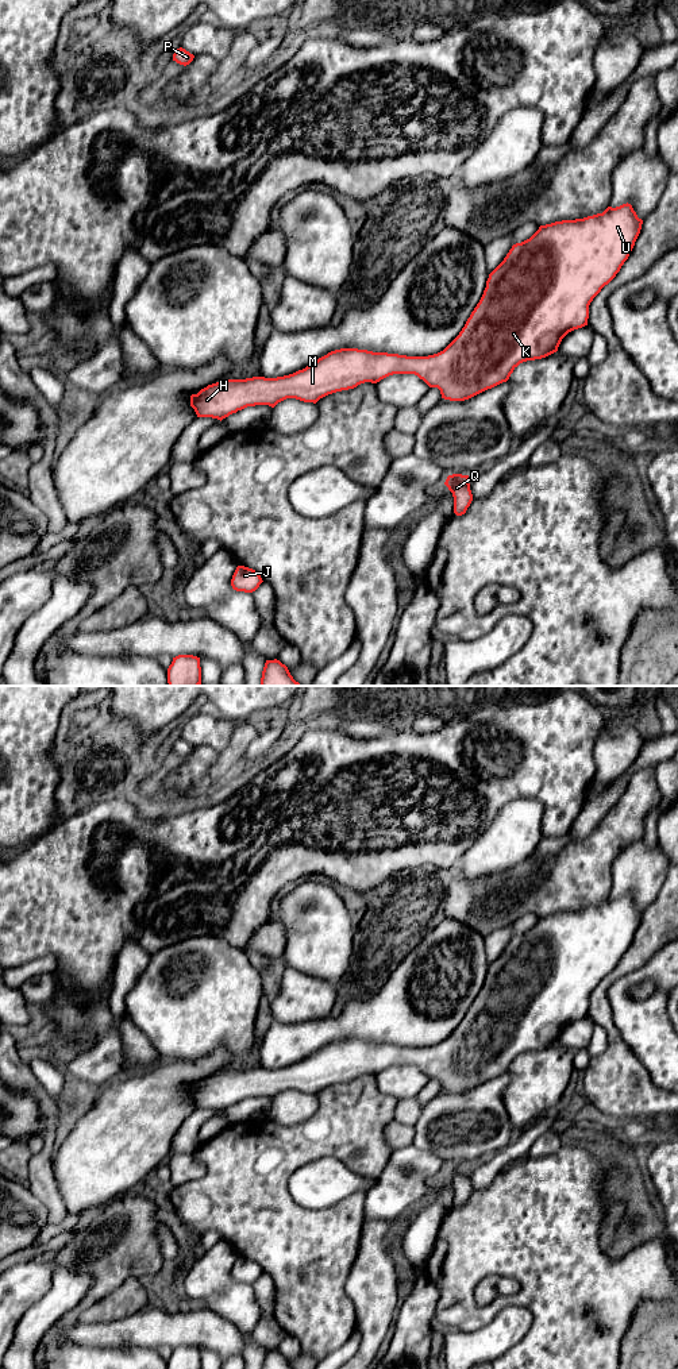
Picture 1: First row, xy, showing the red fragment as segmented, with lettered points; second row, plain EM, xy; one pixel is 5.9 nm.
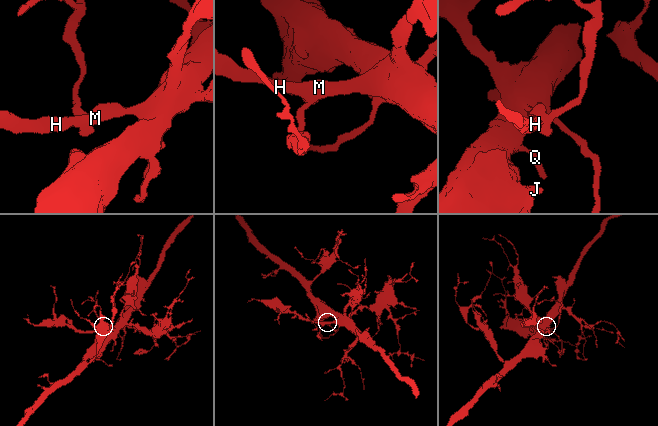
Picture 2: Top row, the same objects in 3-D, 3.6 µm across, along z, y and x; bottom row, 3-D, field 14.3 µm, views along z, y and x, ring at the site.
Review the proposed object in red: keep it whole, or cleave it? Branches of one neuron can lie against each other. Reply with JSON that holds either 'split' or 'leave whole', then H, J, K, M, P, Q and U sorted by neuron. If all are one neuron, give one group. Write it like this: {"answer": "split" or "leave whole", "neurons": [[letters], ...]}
{"answer": "leave whole", "neurons": [["H", "J", "K", "M", "P", "Q", "U"]]}

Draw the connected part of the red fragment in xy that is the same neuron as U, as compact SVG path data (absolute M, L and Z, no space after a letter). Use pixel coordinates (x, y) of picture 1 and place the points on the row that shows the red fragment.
M631 204L608 207L602 213L575 220L562 220L540 225L527 240L512 246L504 261L489 274L484 294L467 319L459 335L440 352L428 356L407 356L388 352L373 352L358 348L340 348L328 352L303 370L293 374L265 378L223 379L208 385L190 396L190 406L197 417L223 420L247 406L269 405L274 408L286 398L316 404L320 398L354 389L361 383L377 383L393 374L415 374L429 387L438 387L442 398L465 401L502 382L523 362L546 358L558 351L562 339L571 331L588 325L589 305L593 298L620 271L628 259L640 234L643 220Z

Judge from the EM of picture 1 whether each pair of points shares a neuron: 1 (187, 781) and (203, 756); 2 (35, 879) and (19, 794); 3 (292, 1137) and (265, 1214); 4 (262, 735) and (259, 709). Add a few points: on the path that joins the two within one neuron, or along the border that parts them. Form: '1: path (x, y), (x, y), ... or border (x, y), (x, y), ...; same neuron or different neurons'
1: path (188, 775), (199, 762); same neuron
2: border (31, 841), (23, 848); different neurons
3: path (292, 1156), (292, 1161), (268, 1195); same neuron
4: border (280, 714), (262, 722); different neurons

